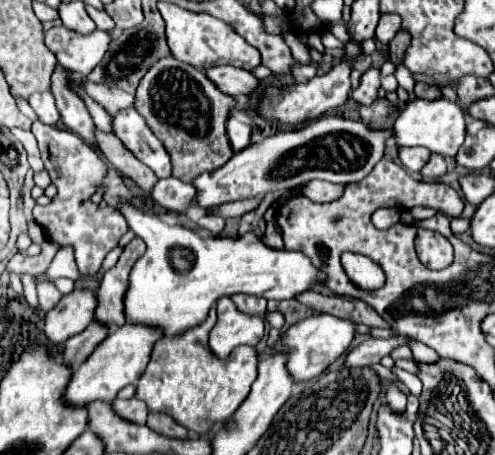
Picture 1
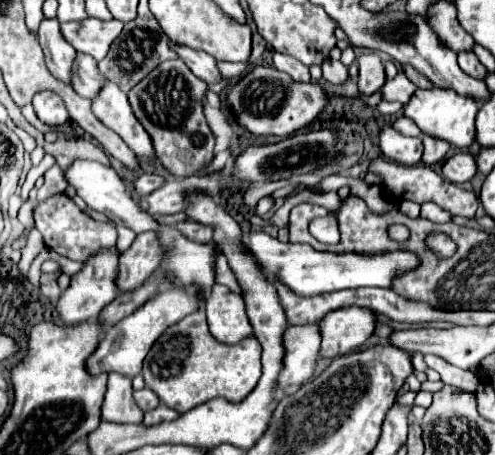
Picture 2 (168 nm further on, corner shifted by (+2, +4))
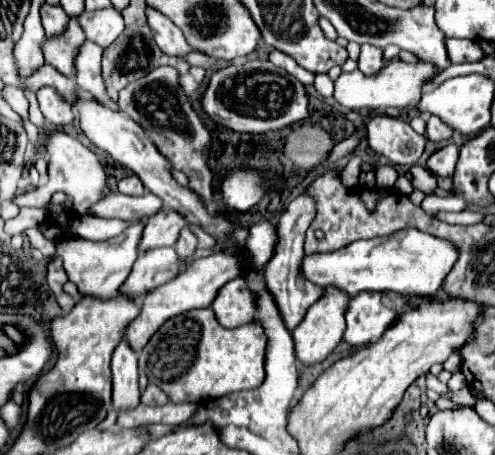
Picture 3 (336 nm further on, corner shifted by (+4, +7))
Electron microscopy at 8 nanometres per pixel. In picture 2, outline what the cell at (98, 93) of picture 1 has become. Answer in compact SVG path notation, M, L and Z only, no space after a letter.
M78 53L76 63L72 67L72 89L86 99L94 99L102 89L104 81L106 77L98 71L96 61L90 55Z

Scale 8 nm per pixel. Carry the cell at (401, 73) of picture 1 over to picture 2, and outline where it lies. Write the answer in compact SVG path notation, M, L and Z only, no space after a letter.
M440 87L418 89L404 109L404 115L414 119L416 125L422 129L422 133L446 139L450 145L458 149L468 147L476 139L476 127L474 127L476 113L478 113L478 103L472 97L460 95L452 89L440 89Z

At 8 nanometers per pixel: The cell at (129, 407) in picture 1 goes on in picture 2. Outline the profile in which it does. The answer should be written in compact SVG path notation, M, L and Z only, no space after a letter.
M148 387L142 389L142 391L134 391L134 399L136 399L136 403L142 411L150 411L150 409L156 409L160 405L158 395Z

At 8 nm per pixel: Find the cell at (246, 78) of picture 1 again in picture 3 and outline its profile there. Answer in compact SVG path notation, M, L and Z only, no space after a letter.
M148 8L146 14L148 14L148 24L154 30L154 40L164 54L186 56L186 54L194 52L194 48L190 48L182 30L174 22L170 22L166 16L162 16L160 12L156 12L152 8Z

